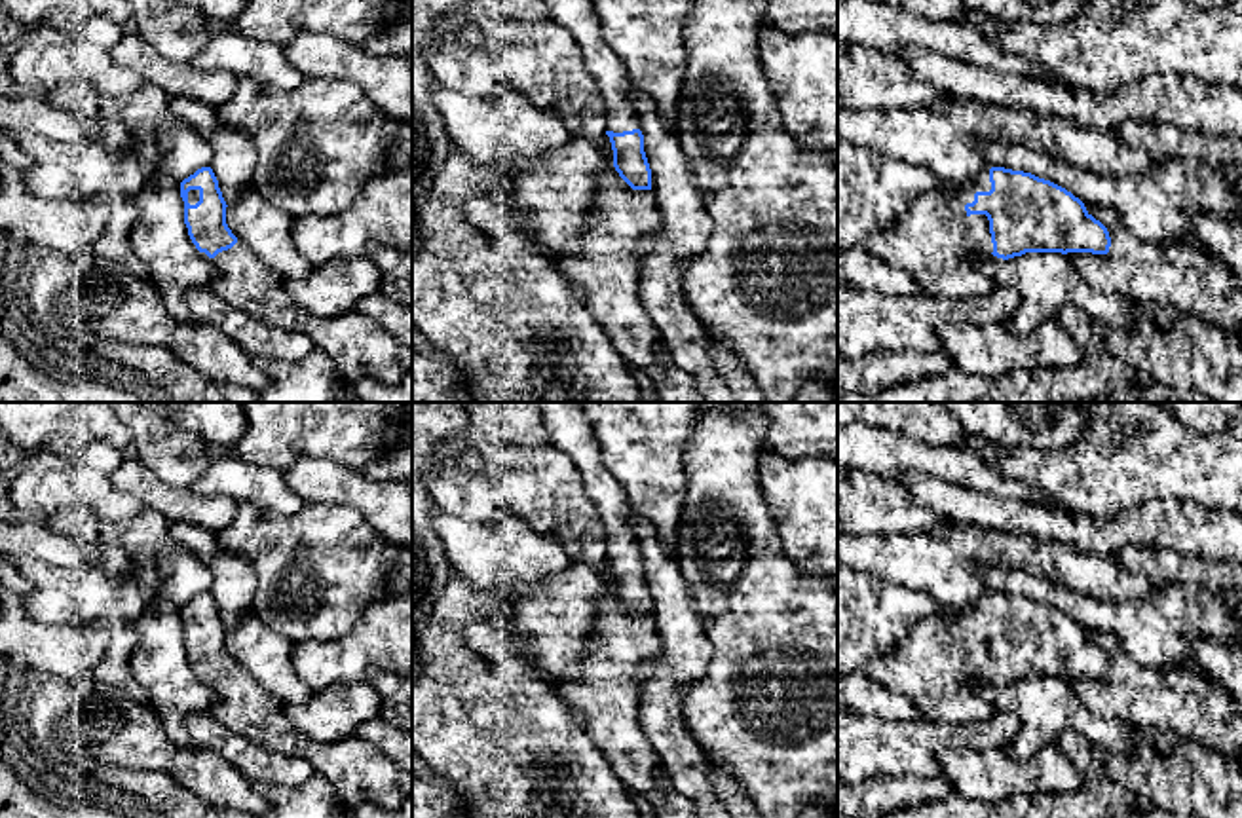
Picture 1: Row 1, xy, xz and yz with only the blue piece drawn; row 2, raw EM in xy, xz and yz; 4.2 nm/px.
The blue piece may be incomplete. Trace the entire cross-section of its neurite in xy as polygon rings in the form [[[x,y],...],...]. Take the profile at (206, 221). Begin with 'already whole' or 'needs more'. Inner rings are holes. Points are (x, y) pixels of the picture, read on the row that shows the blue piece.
needs more; [[[201,167],[180,182],[184,224],[199,252],[205,252],[218,270],[207,287],[232,307],[251,302],[285,307],[291,304],[283,277],[270,270],[226,224],[226,201],[211,167]]]

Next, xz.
needs more; [[[545,0],[551,15],[575,38],[606,102],[606,135],[613,167],[632,190],[651,190],[640,120],[627,99],[629,70],[602,36],[593,0]]]

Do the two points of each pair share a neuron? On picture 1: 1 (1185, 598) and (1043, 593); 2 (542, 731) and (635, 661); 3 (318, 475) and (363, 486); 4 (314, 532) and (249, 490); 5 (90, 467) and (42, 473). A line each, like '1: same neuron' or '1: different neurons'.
1: same neuron
2: different neurons
3: same neuron
4: different neurons
5: same neuron

